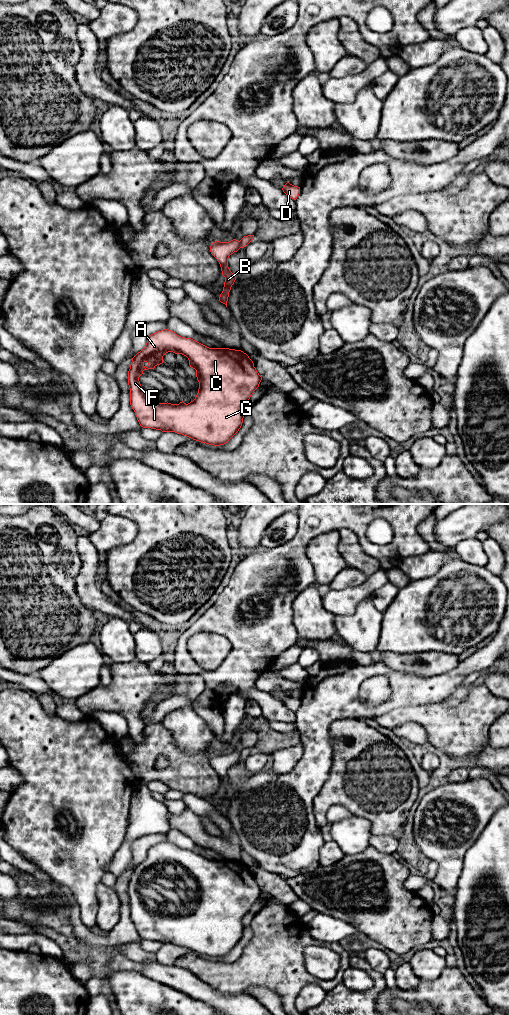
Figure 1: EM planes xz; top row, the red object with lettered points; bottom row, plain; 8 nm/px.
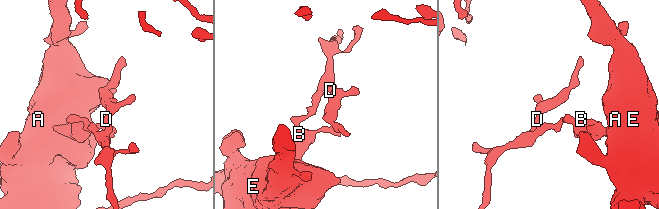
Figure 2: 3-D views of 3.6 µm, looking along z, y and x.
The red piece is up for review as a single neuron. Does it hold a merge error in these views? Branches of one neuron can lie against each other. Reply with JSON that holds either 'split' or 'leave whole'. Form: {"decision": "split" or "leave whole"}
{"decision": "split"}

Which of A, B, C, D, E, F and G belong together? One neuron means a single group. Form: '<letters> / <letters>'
A B C E F G / D

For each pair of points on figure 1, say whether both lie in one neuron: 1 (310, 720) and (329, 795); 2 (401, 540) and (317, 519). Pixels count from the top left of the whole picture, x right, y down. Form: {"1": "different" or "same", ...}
{"1": "different", "2": "same"}

